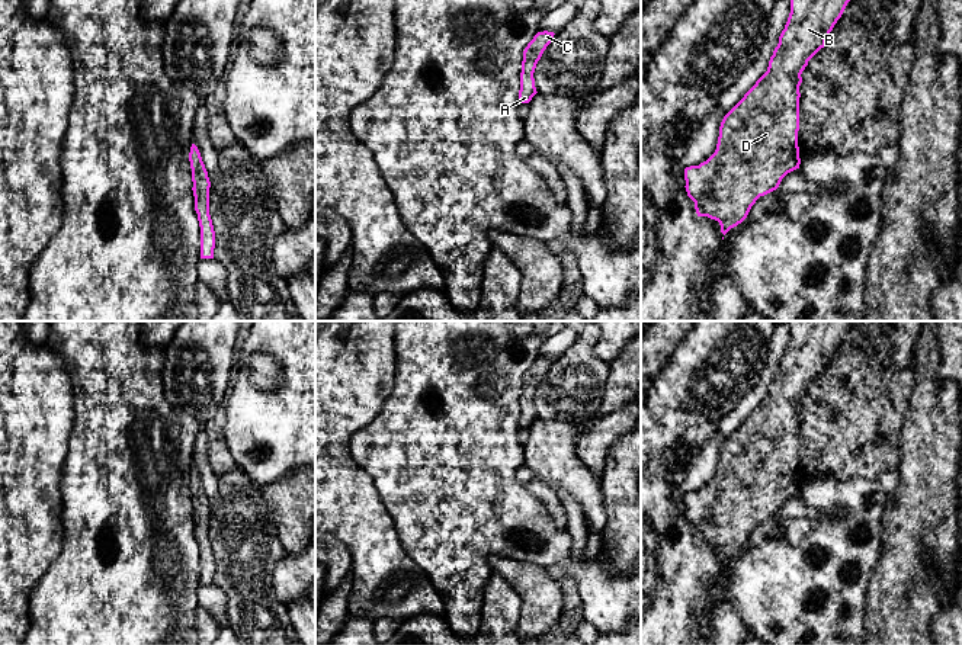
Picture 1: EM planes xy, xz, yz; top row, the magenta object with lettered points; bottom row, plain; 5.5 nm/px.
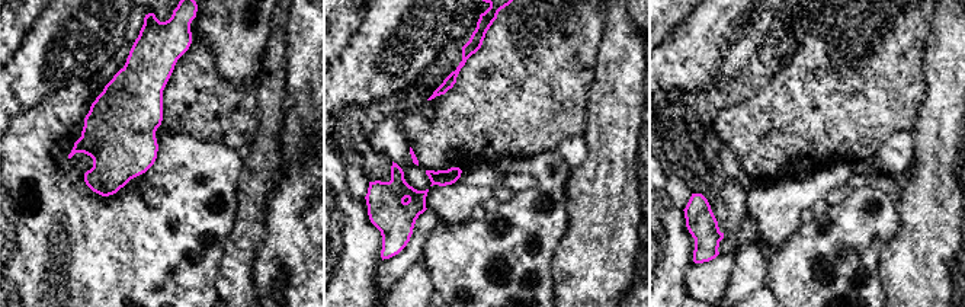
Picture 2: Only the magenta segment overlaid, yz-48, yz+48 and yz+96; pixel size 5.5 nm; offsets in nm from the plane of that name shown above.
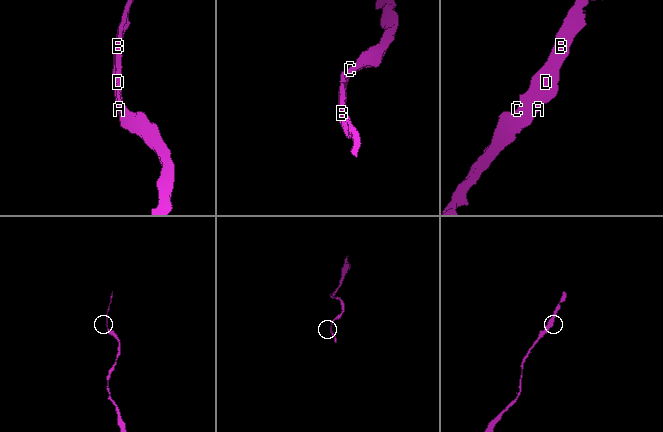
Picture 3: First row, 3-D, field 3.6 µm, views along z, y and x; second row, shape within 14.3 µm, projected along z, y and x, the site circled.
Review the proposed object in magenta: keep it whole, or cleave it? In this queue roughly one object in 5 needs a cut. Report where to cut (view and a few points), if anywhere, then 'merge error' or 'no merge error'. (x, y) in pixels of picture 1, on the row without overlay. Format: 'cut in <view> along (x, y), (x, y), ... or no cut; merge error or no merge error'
no cut; no merge error

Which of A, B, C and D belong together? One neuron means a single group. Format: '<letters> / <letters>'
A B C D

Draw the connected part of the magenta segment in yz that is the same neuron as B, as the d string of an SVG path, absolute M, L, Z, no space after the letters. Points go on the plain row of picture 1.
M791 321L791 338L767 397L724 442L715 478L699 491L684 494L686 517L698 542L721 551L725 561L741 549L760 522L776 516L782 504L799 494L799 411L808 386L825 366L853 321Z

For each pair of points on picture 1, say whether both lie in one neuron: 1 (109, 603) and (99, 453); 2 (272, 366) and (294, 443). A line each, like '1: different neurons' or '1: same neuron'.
1: same neuron
2: same neuron

